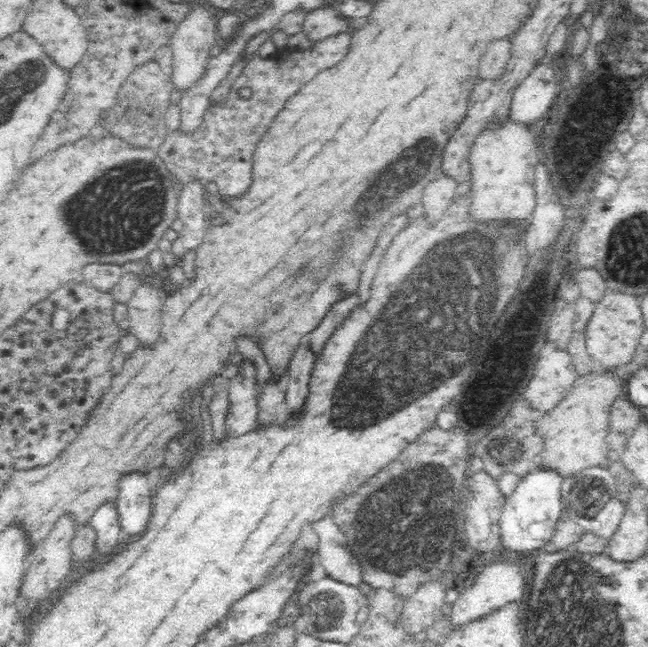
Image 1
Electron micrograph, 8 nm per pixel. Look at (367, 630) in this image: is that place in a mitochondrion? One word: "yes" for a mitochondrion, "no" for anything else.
no

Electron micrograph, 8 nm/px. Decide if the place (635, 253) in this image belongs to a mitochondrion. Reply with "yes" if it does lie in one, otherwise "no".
yes

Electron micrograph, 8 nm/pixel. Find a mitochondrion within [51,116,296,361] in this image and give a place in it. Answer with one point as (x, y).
(129, 198)

